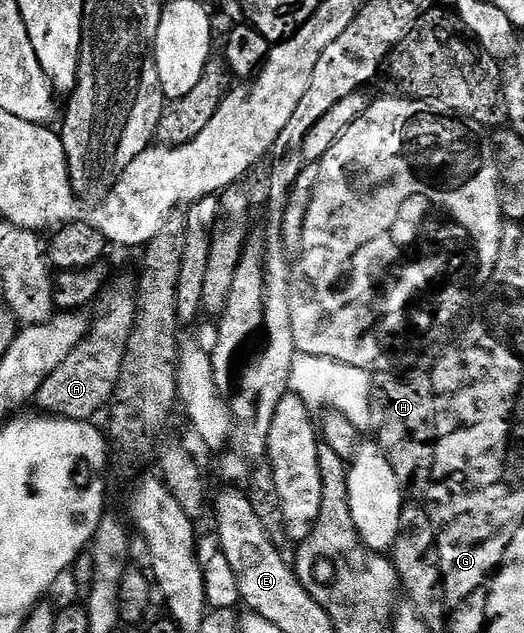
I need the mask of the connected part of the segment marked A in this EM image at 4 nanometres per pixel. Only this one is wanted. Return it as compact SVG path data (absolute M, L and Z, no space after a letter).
M120 277L99 294L100 314L91 318L88 334L36 392L35 400L40 401L45 414L65 421L88 421L107 401L109 404L113 400L122 371L122 359L134 331L137 292L138 285L133 278L131 281L128 277Z

